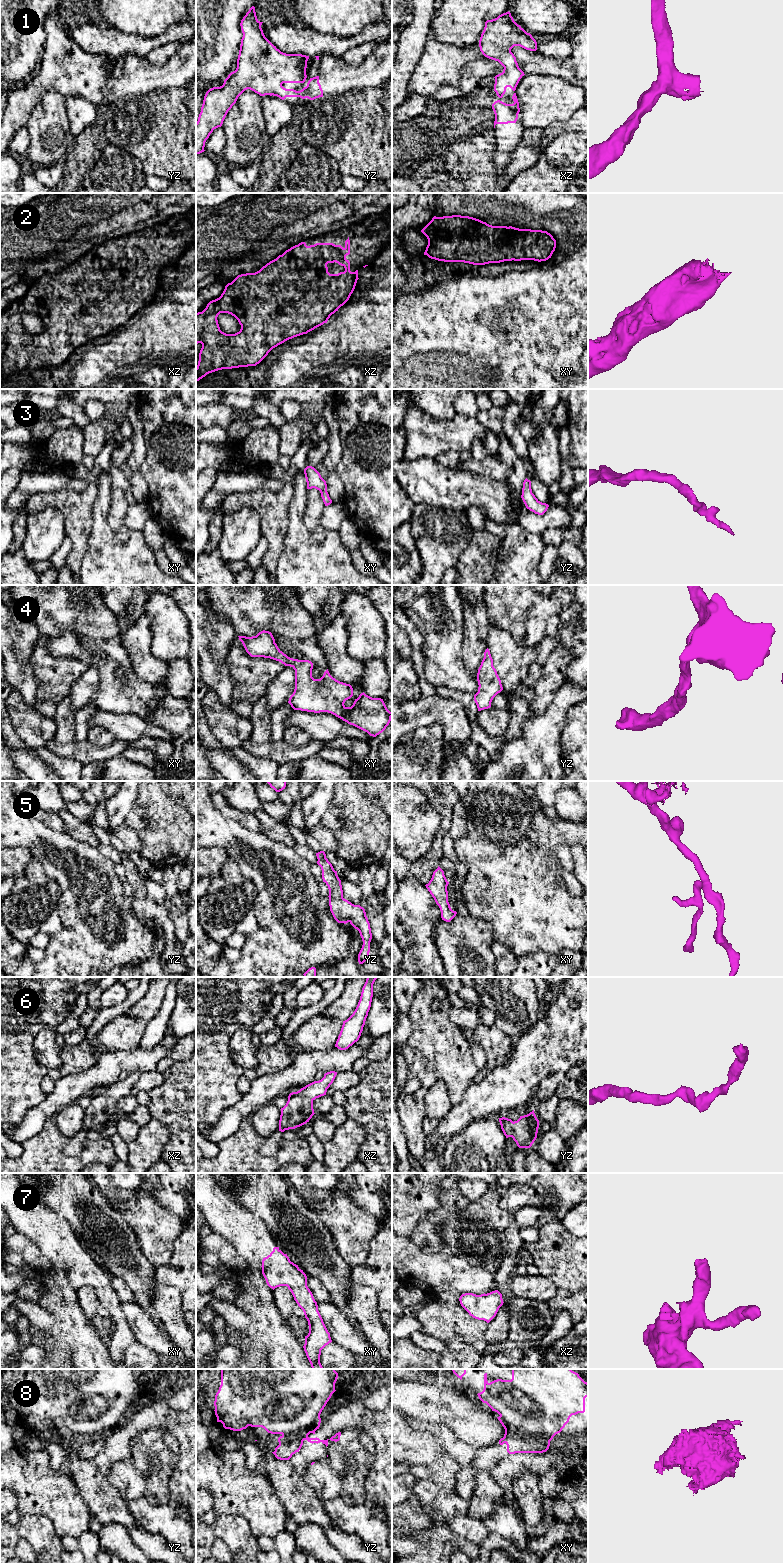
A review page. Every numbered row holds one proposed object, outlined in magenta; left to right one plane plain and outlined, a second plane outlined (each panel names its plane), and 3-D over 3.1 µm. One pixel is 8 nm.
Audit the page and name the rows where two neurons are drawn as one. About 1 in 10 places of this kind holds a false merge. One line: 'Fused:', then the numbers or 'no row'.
Fused: 8

